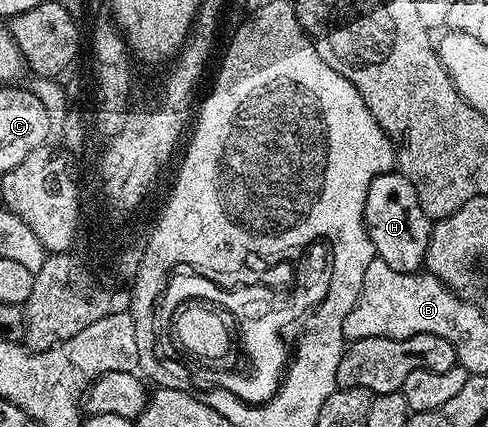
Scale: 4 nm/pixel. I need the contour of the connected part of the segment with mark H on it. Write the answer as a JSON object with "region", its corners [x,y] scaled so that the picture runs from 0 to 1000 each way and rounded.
{"region":[[[801,400],[791,407],[770,410],[752,445],[750,471],[746,473],[746,527],[754,541],[760,569],[770,576],[770,595],[799,630],[818,635],[861,635],[871,623],[869,604],[877,590],[879,557],[885,550],[885,515],[871,492],[836,417],[816,400]]]}

